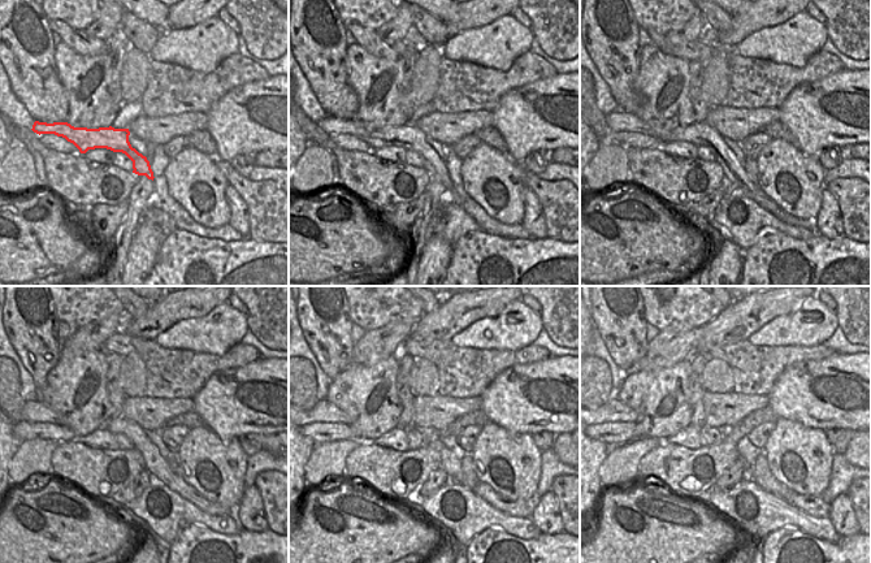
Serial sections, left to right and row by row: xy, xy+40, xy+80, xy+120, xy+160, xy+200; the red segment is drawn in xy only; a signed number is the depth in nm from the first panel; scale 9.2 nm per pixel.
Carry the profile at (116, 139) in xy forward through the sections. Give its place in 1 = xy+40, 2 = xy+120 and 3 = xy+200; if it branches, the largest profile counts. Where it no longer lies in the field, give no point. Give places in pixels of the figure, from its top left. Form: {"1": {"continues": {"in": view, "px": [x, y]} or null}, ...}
{"1": {"continues": {"in": "xy+40", "px": [410, 137]}}, "2": {"continues": {"in": "xy+120", "px": [155, 463]}}, "3": {"continues": {"in": "xy+200", "px": [612, 411]}}}

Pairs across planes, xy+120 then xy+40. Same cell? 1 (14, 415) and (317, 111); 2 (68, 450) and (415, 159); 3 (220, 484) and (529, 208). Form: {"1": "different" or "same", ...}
{"1": "different", "2": "different", "3": "different"}

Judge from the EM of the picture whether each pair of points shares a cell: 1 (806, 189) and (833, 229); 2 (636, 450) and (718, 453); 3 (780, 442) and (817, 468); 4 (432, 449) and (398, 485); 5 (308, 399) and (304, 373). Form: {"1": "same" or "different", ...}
{"1": "different", "2": "different", "3": "same", "4": "same", "5": "same"}

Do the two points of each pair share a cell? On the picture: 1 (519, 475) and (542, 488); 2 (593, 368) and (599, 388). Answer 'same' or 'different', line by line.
1: different
2: same

